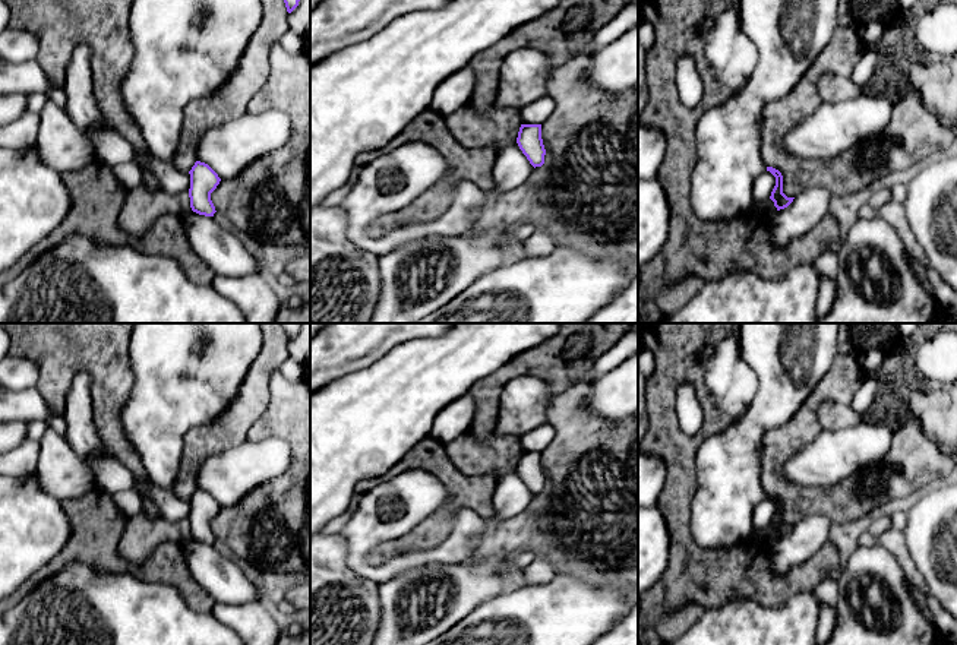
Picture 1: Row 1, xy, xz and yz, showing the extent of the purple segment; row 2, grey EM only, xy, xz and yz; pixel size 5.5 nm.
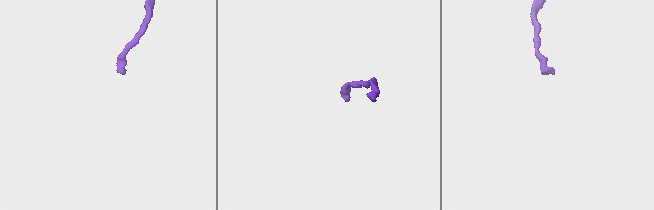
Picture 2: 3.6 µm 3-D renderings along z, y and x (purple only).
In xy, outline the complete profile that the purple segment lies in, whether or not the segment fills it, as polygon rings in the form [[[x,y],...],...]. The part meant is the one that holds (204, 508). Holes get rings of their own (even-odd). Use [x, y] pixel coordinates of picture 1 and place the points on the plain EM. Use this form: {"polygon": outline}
{"polygon": [[[196,489],[190,502],[190,535],[193,540],[205,544],[214,544],[215,534],[211,528],[211,521],[217,516],[221,506],[218,502],[205,490]]]}

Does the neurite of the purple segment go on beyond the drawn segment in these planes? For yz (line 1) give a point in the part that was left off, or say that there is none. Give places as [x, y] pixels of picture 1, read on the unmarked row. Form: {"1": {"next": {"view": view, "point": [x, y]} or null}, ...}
{"1": {"next": null}}

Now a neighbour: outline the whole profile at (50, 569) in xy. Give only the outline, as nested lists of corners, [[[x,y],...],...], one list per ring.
[[[97,490],[63,500],[63,508],[72,528],[69,544],[28,578],[13,595],[0,601],[0,614],[18,604],[42,581],[76,562],[110,573],[130,573],[145,582],[171,585],[193,610],[212,611],[215,601],[192,578],[180,544],[161,543],[143,565],[133,565],[120,556],[119,543],[129,518],[117,508],[111,494]]]

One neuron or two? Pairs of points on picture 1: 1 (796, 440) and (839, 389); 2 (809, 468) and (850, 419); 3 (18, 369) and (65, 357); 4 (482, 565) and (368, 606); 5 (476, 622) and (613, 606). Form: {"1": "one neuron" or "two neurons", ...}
{"1": "one neuron", "2": "two neurons", "3": "two neurons", "4": "two neurons", "5": "one neuron"}

